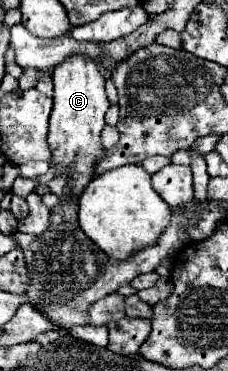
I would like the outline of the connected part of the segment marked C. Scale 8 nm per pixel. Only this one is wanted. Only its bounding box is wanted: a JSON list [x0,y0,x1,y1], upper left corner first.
[26,54,202,328]

